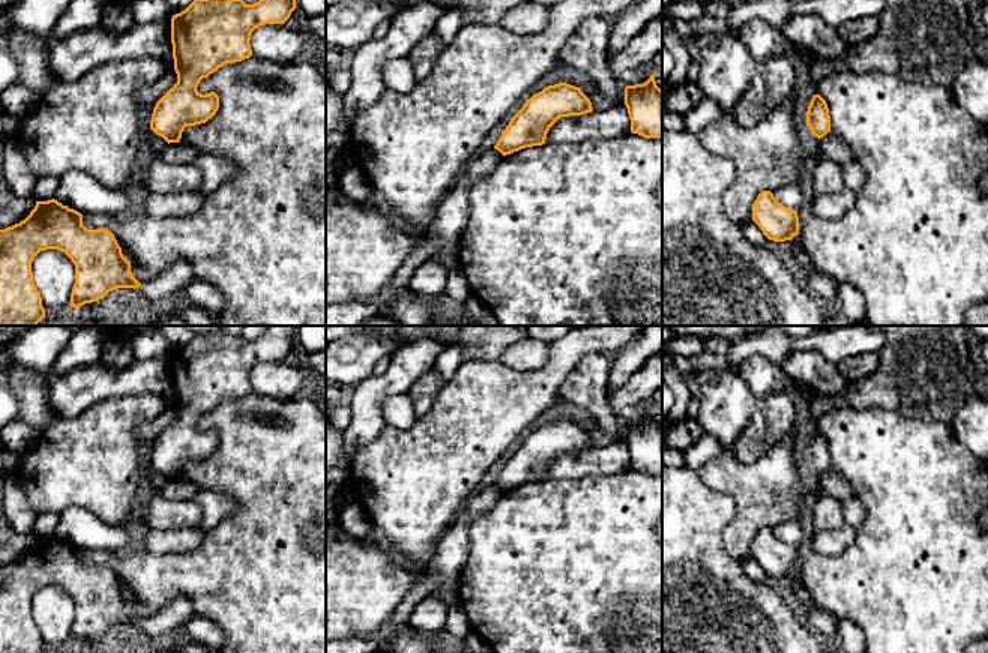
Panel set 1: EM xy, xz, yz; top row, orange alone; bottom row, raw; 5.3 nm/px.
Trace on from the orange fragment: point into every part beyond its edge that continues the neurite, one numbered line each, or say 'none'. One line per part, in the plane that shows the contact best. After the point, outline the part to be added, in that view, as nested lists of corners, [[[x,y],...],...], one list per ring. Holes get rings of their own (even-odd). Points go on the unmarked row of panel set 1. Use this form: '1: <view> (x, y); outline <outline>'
none

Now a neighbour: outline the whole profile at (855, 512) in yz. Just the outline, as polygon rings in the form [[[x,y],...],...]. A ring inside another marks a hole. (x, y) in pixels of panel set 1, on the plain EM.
[[[845,498],[841,501],[844,506],[845,524],[850,527],[860,527],[866,518],[866,509],[857,498]]]

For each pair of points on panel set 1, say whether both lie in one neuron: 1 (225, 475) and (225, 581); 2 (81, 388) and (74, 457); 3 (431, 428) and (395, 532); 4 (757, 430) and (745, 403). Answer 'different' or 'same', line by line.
1: same
2: different
3: same
4: different

